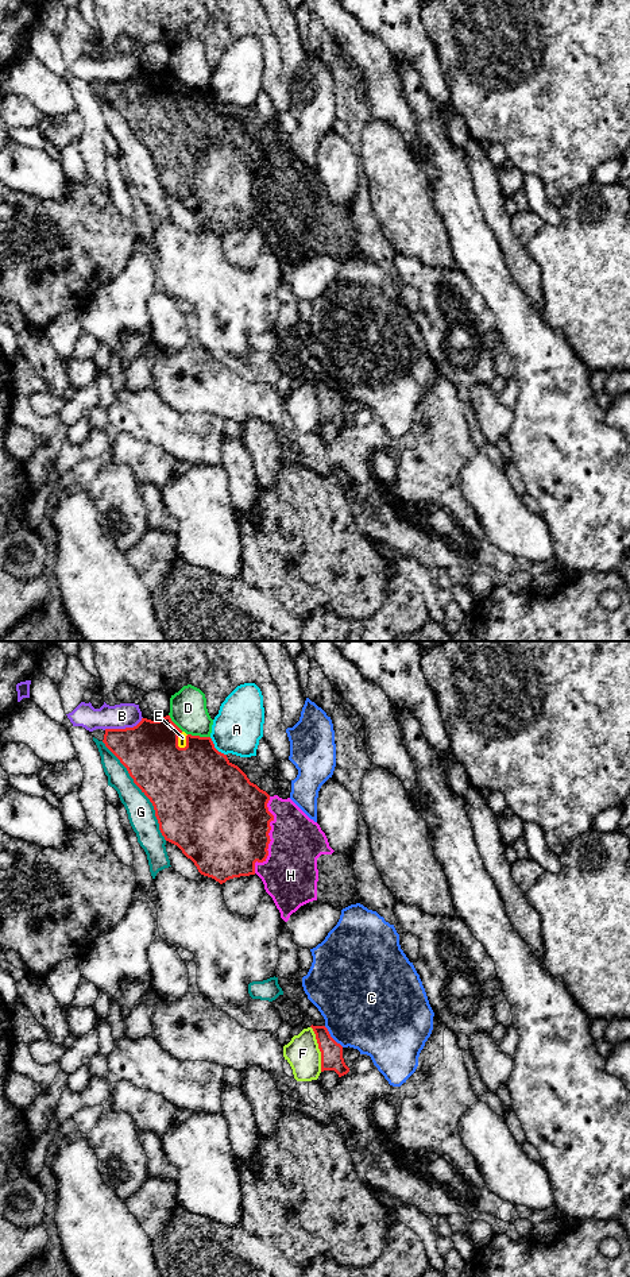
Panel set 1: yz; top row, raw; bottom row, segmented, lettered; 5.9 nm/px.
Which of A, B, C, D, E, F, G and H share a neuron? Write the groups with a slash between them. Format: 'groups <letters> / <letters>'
groups A / B / C / D / E / F / G / H

